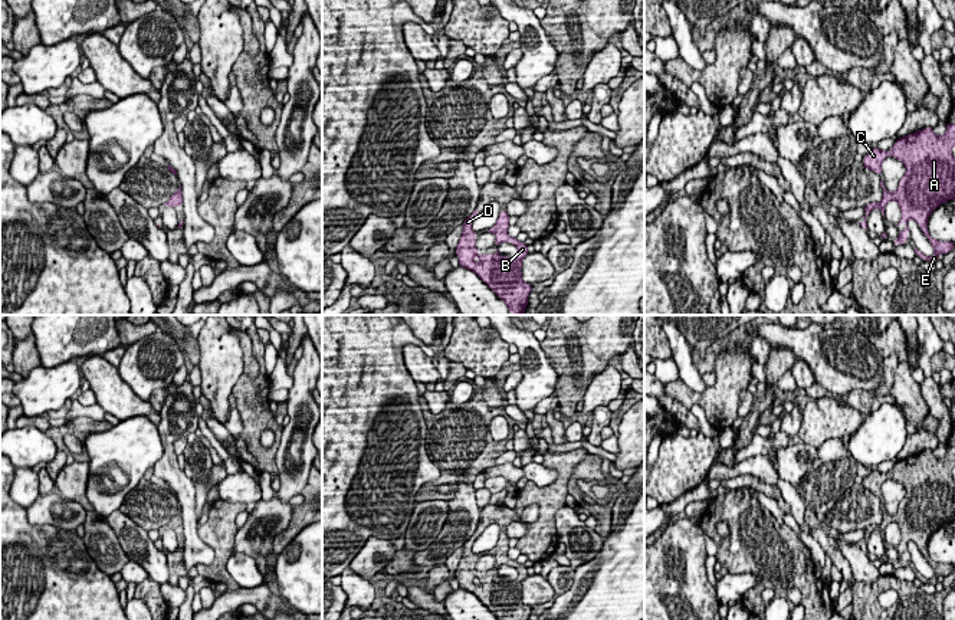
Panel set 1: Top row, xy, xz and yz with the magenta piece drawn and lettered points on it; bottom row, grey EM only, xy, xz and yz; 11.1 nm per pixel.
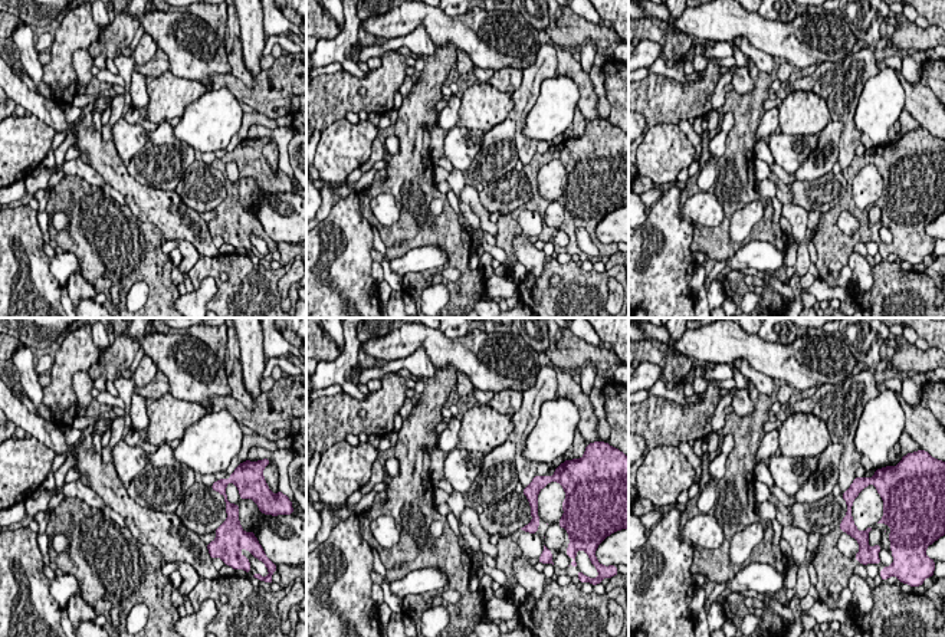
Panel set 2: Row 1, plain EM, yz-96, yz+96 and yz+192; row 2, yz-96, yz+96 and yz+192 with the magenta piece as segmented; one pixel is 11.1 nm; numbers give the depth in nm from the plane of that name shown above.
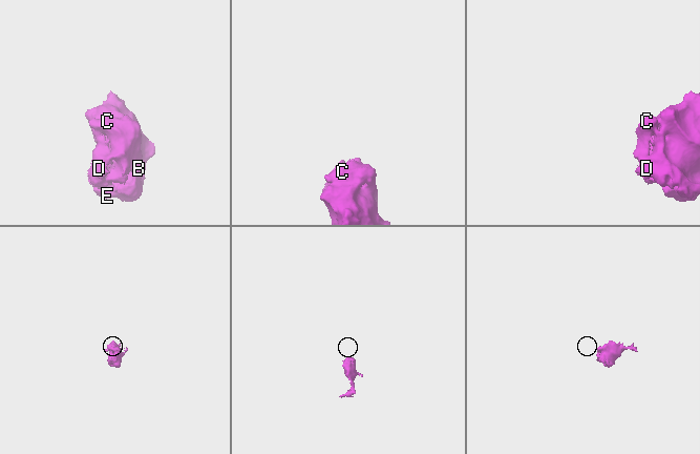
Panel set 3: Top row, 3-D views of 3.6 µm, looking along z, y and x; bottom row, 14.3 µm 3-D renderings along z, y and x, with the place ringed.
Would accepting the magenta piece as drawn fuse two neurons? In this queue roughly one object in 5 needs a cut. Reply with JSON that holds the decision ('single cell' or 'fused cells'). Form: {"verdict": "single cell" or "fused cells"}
{"verdict": "single cell"}

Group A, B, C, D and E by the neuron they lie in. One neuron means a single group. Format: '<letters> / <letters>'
A B C D E

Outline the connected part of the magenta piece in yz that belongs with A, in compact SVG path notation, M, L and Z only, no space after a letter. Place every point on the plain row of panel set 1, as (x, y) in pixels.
M946 445L946 455L942 459L935 457L932 449L925 449L920 453L897 460L889 475L877 469L870 472L862 483L867 492L882 498L883 482L892 478L905 486L906 495L895 515L889 515L883 508L883 502L880 503L883 519L879 525L864 528L864 542L859 547L867 552L866 539L869 535L879 529L885 541L886 526L896 522L902 532L902 539L896 550L905 542L906 551L899 552L899 560L893 562L895 568L903 567L906 561L909 562L908 544L913 541L935 571L935 575L929 580L915 571L916 578L935 585L939 575L946 577L951 574L955 568L954 564L941 564L929 558L928 541L943 524L955 521L954 468L955 446Z

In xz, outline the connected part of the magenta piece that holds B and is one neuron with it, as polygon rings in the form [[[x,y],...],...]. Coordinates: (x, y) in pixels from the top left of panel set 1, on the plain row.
[[[478,532],[463,544],[463,555],[454,571],[459,580],[459,587],[475,594],[499,620],[528,620],[532,607],[522,603],[522,581],[528,577],[528,568],[518,564],[516,560],[508,557],[509,538],[506,532],[501,532],[498,544],[490,550],[489,555],[496,555],[495,568],[502,564],[511,565],[518,571],[515,580],[501,578],[498,571],[495,577],[479,577],[475,568],[476,555],[472,552],[472,545],[478,538]]]

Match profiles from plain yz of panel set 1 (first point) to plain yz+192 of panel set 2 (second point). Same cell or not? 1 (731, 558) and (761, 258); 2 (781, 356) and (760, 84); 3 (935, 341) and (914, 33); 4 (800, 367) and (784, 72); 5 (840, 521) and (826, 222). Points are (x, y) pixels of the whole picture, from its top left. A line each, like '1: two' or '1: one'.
1: two
2: one
3: two
4: one
5: two

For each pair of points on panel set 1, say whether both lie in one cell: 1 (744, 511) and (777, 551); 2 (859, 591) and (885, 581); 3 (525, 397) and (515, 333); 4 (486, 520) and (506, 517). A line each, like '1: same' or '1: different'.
1: same
2: same
3: same
4: same

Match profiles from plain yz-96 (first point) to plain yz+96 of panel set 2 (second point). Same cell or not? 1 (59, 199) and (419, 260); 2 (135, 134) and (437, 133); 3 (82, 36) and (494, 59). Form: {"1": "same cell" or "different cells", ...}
{"1": "different cells", "2": "different cells", "3": "different cells"}

